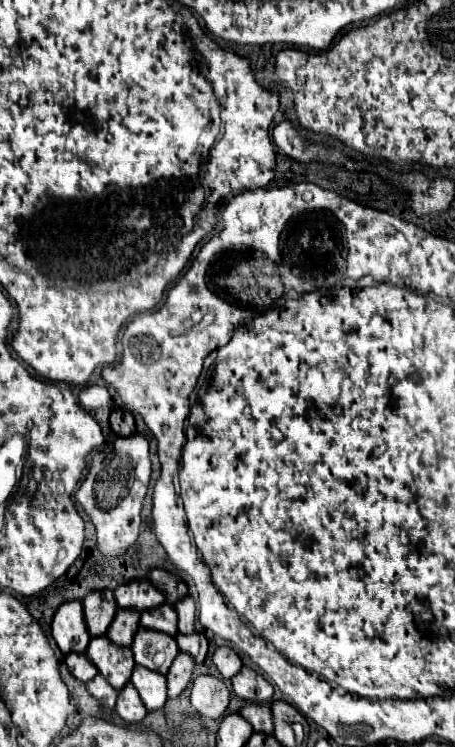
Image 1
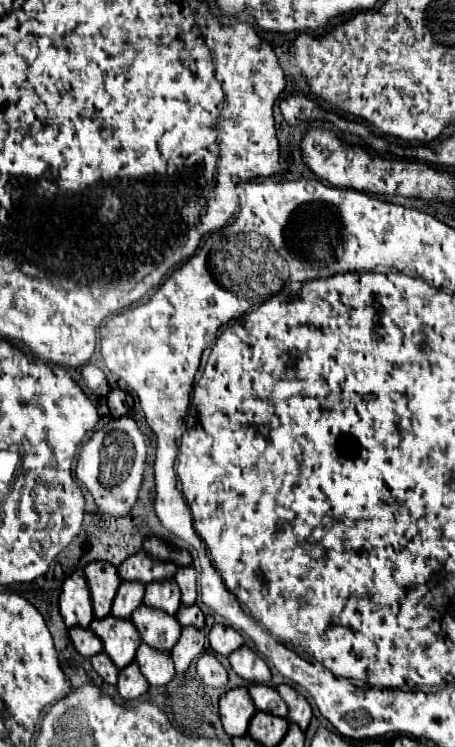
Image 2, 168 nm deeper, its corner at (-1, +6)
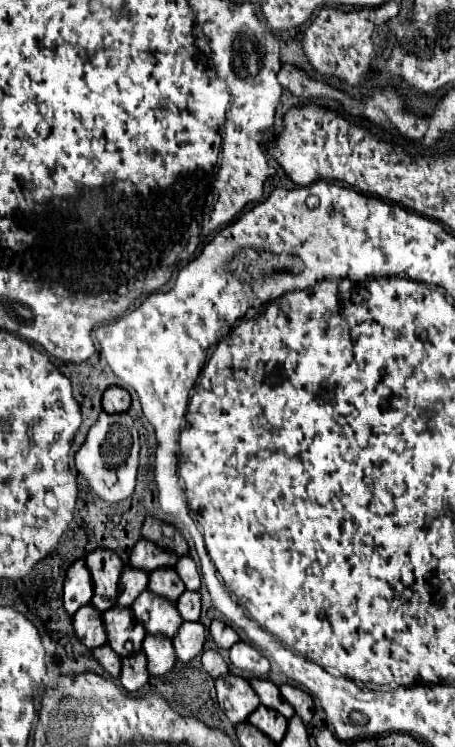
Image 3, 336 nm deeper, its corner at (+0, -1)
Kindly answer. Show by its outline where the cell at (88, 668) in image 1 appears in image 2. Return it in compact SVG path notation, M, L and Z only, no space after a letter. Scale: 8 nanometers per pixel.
M82 626L70 628L70 640L74 642L76 650L88 658L102 652L102 640L90 628L82 628Z

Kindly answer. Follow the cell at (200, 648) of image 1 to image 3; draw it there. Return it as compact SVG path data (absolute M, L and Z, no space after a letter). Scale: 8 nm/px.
M185 591L177 601L177 609L179 609L183 621L199 621L199 611L201 611L199 593Z

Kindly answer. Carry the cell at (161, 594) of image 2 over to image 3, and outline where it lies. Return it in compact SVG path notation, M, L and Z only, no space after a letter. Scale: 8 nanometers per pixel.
M157 569L149 575L149 585L147 589L153 593L153 595L159 595L159 597L165 597L169 601L177 601L183 591L185 591L185 585L181 583L179 575L175 573L175 569Z

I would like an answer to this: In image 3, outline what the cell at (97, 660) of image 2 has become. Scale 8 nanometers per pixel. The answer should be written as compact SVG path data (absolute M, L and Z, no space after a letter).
M109 645L93 649L93 657L101 663L101 667L109 673L111 679L117 679L117 677L119 677L119 671L121 671L121 657L117 657L117 655L111 651Z

